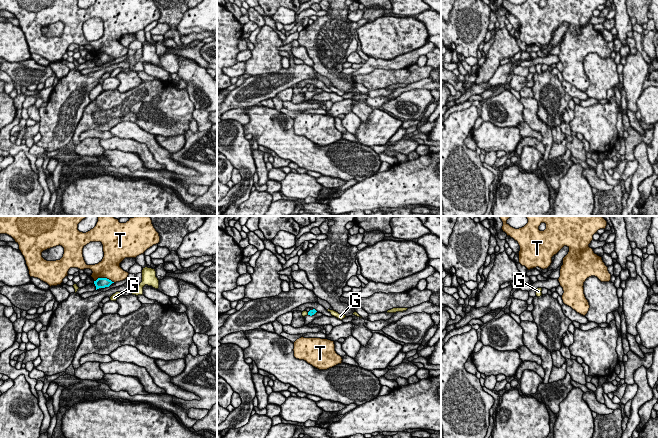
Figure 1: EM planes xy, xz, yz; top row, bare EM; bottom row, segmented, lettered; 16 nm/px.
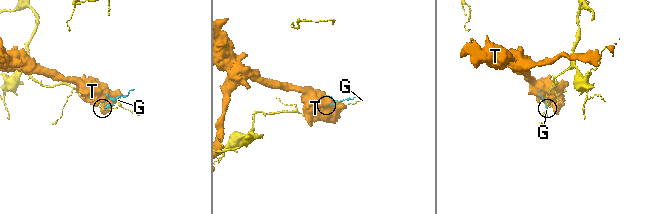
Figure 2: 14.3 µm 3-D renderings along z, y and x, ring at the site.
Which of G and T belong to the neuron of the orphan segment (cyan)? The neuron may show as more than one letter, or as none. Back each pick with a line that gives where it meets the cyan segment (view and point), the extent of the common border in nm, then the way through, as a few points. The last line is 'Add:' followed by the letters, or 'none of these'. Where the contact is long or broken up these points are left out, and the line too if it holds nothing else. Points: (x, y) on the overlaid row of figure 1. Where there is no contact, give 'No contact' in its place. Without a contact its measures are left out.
Add: none of these

